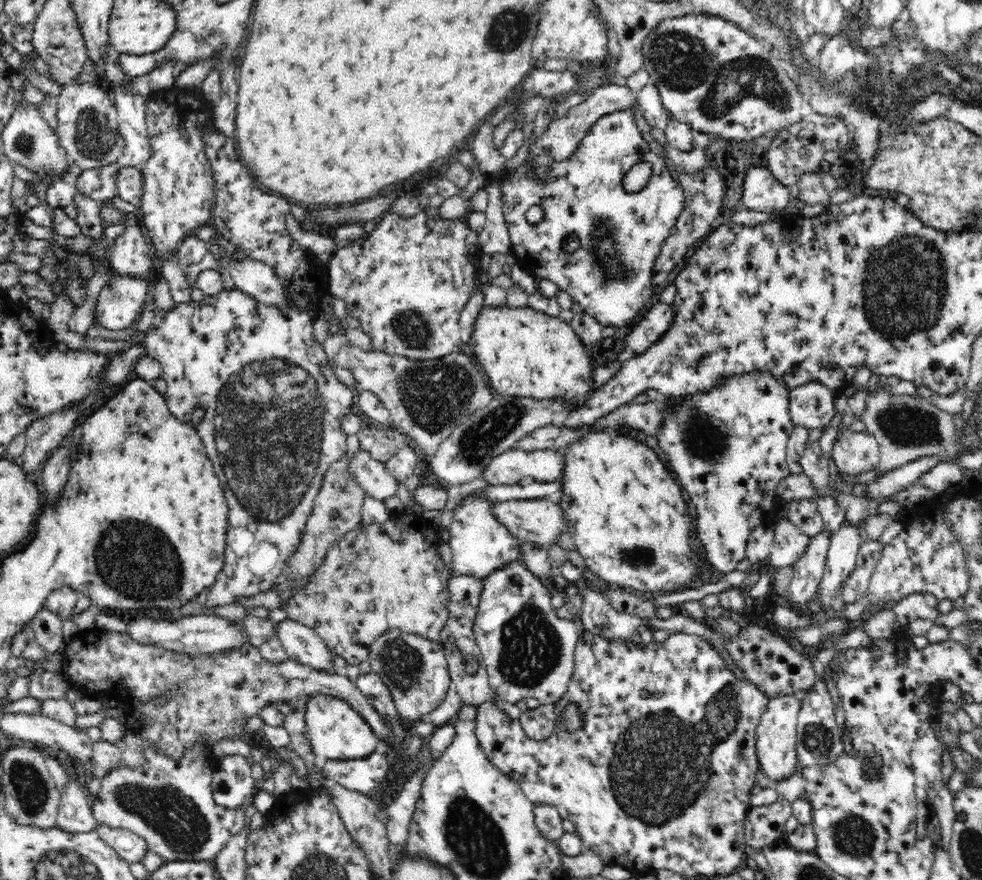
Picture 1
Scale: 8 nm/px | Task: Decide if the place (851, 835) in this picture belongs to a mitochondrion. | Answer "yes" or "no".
yes

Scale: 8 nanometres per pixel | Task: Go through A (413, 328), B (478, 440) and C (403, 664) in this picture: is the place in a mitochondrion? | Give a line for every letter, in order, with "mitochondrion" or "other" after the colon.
A: mitochondrion
B: mitochondrion
C: mitochondrion

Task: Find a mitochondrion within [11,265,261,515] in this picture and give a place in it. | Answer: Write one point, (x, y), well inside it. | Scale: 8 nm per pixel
(134, 424)

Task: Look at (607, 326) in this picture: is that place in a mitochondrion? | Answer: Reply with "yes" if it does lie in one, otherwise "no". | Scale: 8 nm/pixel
no

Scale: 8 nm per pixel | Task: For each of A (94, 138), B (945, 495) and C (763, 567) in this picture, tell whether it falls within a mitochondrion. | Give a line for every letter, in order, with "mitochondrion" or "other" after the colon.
A: mitochondrion
B: other
C: other

